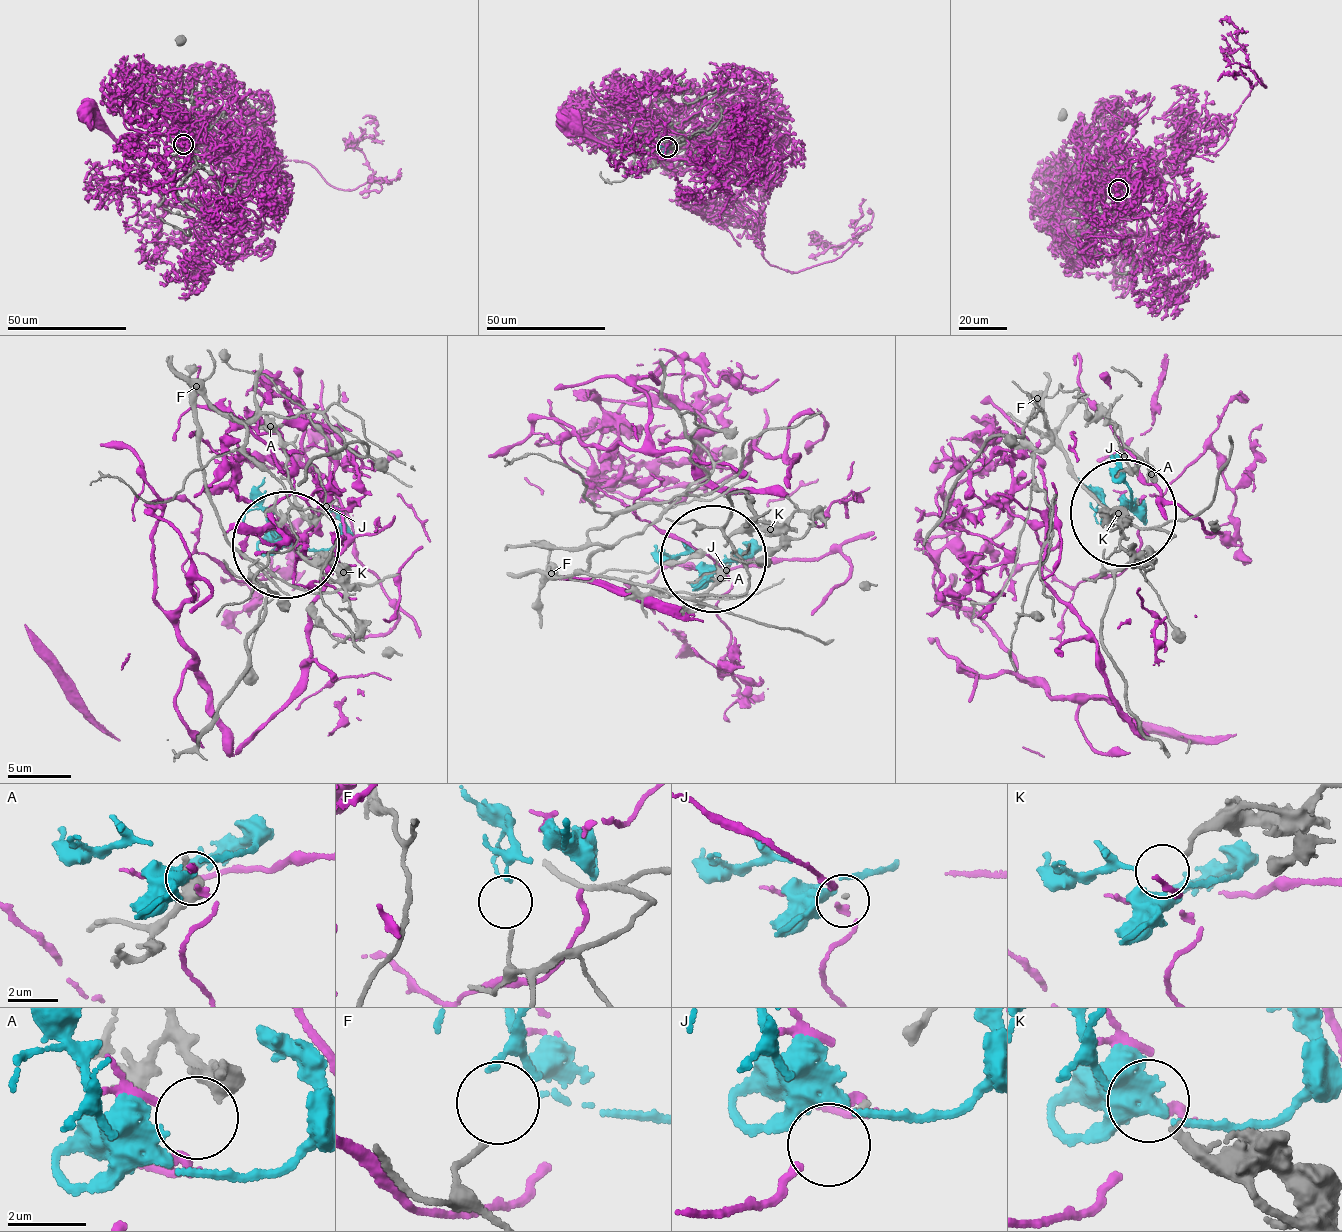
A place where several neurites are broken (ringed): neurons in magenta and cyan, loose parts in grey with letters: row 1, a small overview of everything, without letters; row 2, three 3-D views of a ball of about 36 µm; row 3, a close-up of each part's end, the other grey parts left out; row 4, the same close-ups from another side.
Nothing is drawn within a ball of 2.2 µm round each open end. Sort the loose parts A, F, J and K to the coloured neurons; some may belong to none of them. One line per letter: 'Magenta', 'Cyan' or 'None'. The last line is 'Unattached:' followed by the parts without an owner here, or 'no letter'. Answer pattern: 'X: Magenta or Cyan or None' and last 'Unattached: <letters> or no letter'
A: None
F: None
J: None
K: Cyan
Unattached: A, F, J

